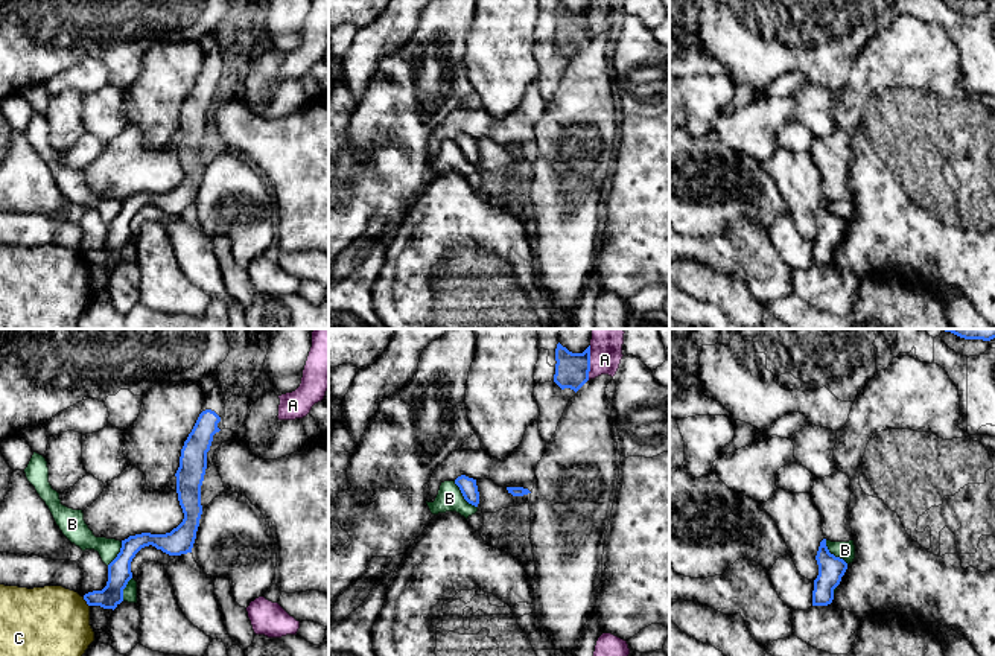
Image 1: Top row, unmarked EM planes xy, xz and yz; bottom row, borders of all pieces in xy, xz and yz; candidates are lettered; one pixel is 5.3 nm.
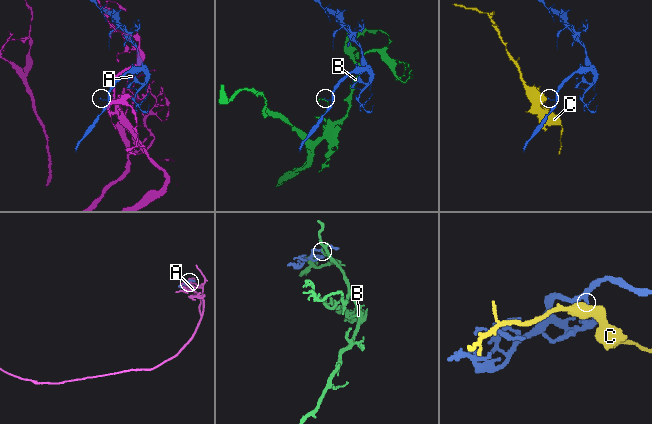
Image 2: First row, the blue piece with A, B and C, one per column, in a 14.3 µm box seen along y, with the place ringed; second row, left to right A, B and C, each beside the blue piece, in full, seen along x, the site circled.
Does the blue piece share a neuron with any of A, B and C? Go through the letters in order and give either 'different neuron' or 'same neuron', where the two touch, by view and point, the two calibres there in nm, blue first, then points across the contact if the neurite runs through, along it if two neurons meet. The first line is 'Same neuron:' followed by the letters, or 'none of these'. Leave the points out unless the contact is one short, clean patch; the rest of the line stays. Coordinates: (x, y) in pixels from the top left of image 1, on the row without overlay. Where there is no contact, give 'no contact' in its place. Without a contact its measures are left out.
Same neuron: none of these
A: different neuron; contact xz (589, 22); calibres 180 and 160 nm
B: different neuron; contact xz (463, 154); calibres 90 and 140 nm; border xz (454, 140), (461, 154), (476, 166)
C: different neuron; contact xy (85, 259); calibres 130 and 440 nm; border xy (82, 256), (89, 265)

